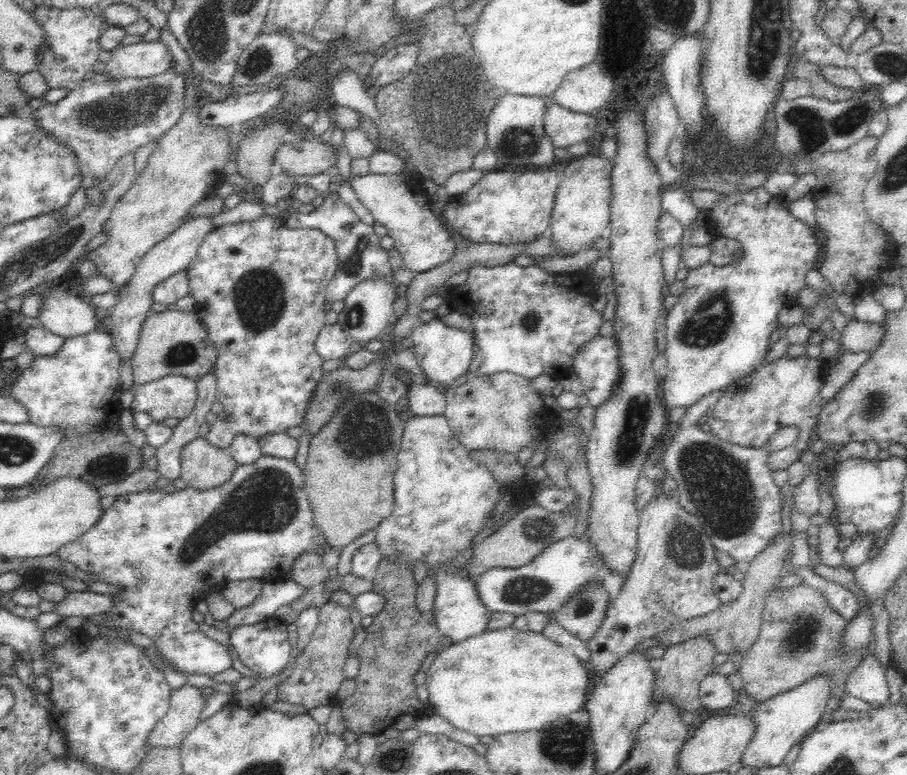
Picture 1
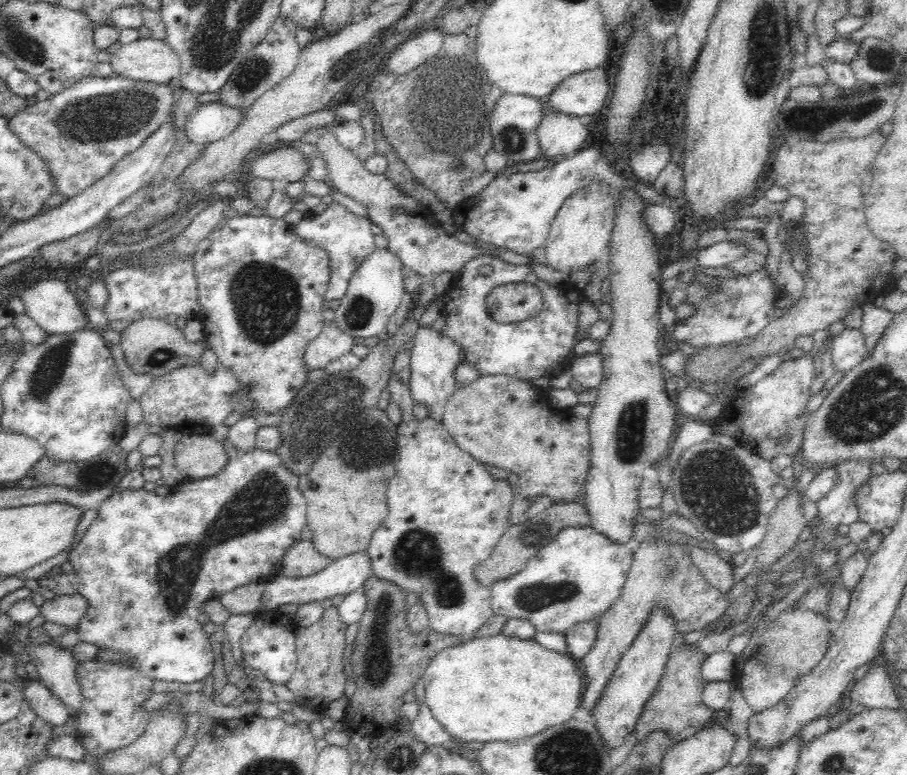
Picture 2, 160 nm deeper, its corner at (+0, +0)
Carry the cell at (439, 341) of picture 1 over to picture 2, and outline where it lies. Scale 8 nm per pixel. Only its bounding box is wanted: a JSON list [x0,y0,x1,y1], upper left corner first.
[407,326,465,421]

